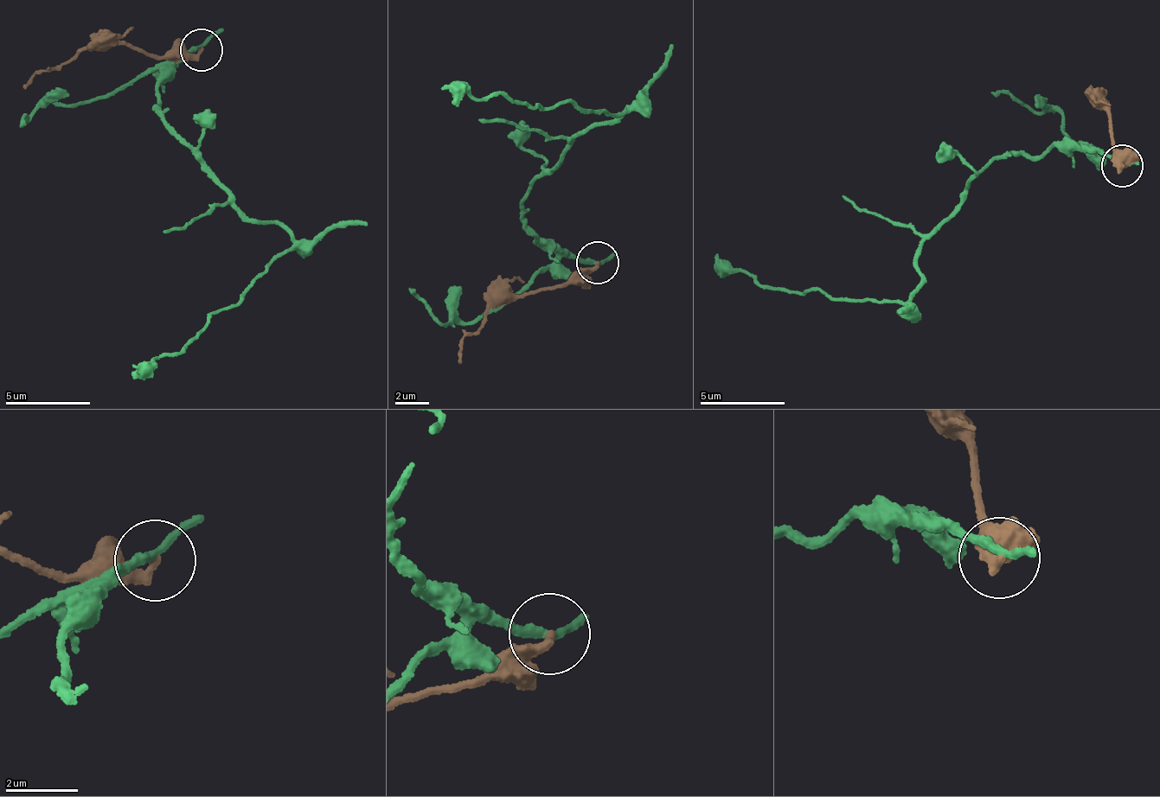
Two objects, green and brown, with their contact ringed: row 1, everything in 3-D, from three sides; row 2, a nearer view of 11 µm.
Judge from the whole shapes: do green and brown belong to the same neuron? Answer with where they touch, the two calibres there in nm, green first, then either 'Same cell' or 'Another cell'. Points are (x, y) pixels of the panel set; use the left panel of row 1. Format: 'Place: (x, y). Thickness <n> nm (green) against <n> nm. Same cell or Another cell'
Place: (201, 49). Thickness 240 nm (green) against 300 nm. Another cell

